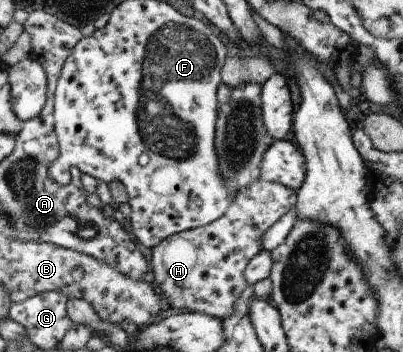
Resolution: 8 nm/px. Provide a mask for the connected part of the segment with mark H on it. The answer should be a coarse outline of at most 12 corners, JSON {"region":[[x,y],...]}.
{"region":[[263,180],[150,251],[169,306],[233,315],[296,192]]}

